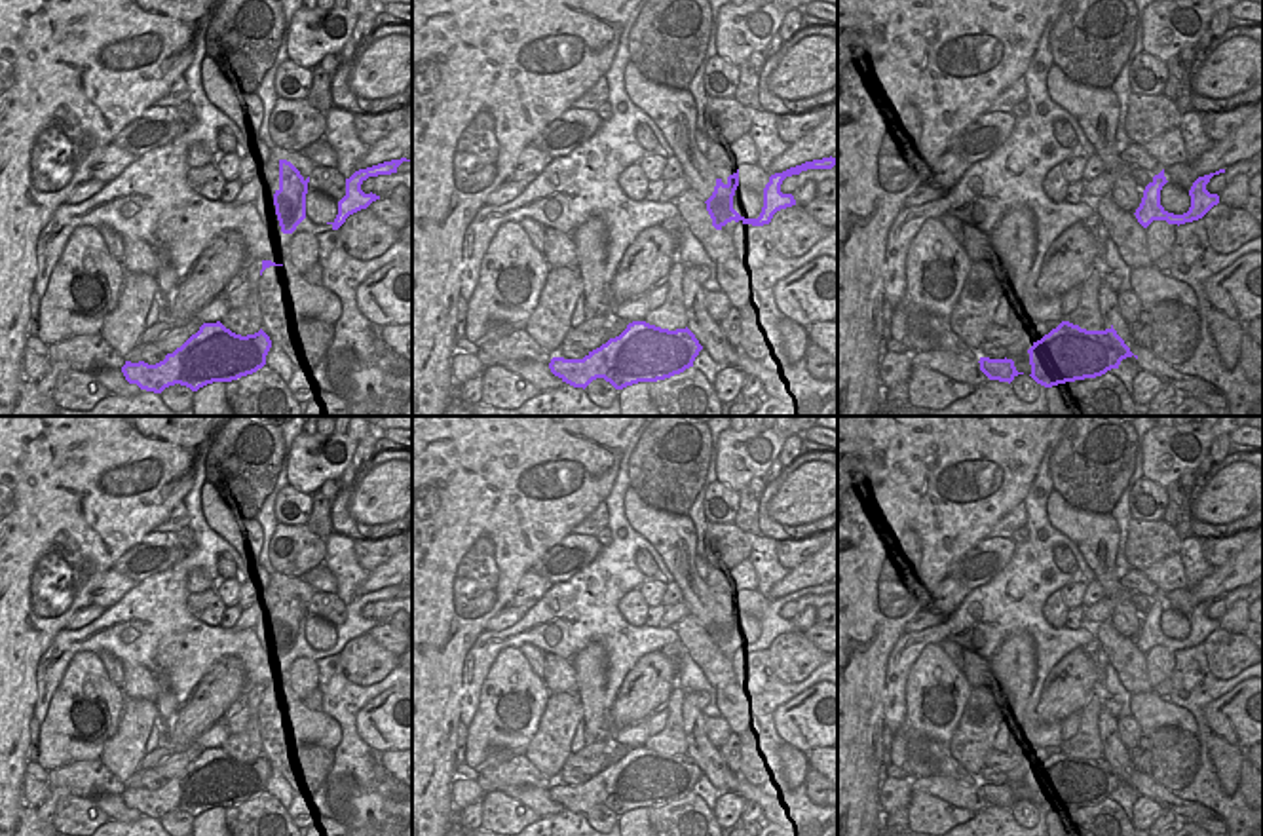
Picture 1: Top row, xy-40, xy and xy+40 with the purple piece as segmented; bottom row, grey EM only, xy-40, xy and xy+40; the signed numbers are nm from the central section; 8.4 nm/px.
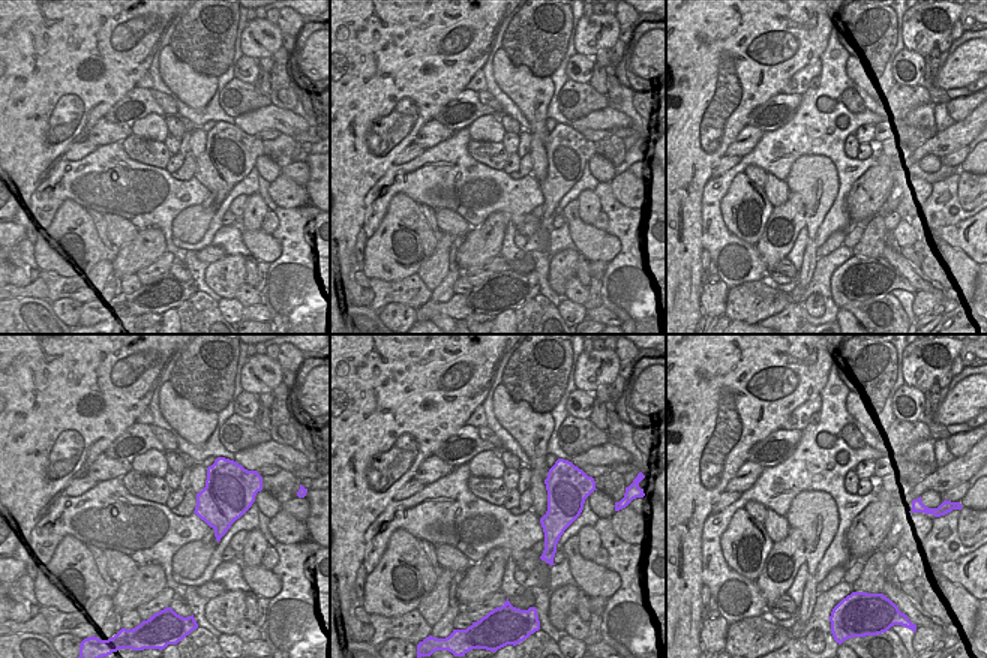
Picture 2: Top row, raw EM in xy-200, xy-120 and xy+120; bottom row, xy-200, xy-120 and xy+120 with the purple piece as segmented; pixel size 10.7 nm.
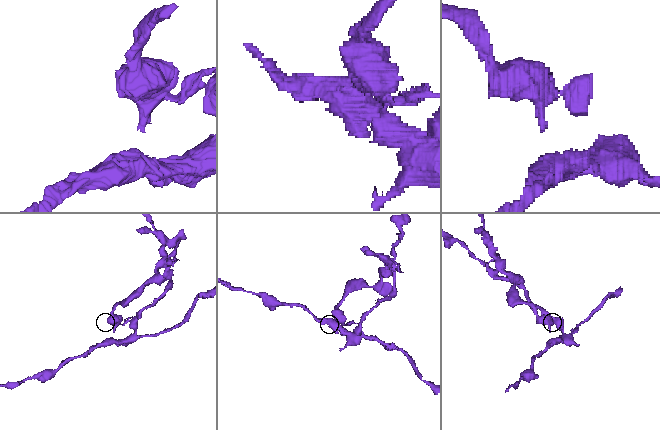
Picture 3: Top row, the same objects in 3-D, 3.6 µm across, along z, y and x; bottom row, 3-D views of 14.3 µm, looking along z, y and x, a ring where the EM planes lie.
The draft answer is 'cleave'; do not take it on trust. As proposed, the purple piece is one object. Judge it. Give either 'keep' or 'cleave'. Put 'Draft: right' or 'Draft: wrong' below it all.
cleave
Draft: right

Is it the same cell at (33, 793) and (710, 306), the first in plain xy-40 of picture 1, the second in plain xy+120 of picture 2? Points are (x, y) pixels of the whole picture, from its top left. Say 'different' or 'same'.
same

